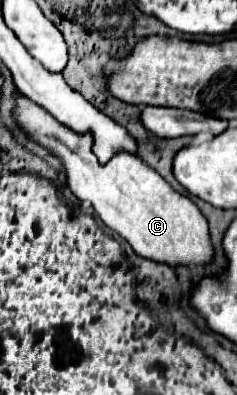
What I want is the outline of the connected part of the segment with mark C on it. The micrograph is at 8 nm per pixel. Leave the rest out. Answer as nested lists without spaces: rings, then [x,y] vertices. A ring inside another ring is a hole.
[[[25,95],[17,97],[17,119],[31,139],[45,145],[63,161],[69,189],[81,201],[89,201],[101,221],[109,229],[117,231],[139,257],[169,267],[201,267],[213,261],[215,251],[209,237],[209,223],[203,213],[189,197],[177,193],[139,157],[121,153],[107,165],[101,165],[91,151],[93,139],[89,135],[77,135],[71,129],[65,129]]]

